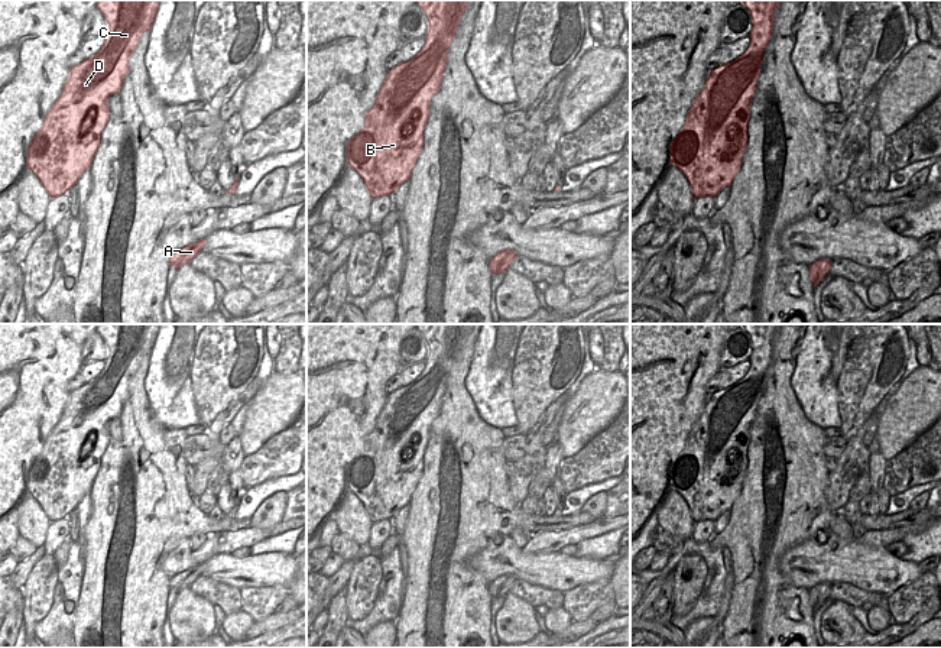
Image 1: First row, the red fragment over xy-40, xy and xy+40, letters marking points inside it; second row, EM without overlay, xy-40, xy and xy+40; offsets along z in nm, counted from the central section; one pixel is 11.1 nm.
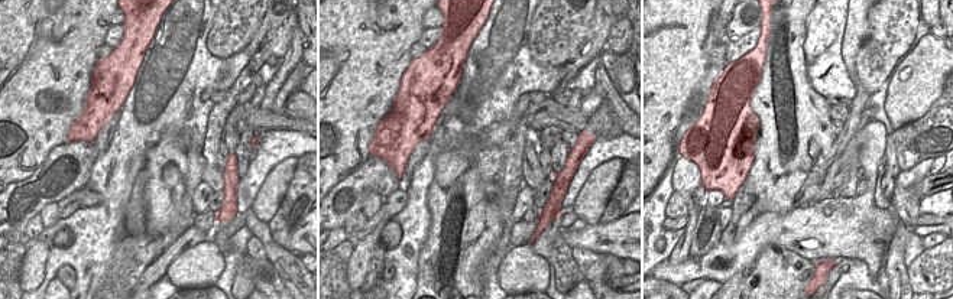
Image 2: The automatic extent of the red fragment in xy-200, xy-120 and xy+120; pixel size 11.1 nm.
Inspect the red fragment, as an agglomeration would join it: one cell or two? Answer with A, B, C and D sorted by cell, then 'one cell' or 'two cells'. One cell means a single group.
A / B C D | two cells

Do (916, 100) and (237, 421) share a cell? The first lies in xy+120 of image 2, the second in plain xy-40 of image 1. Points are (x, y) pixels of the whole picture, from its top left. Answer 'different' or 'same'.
different

